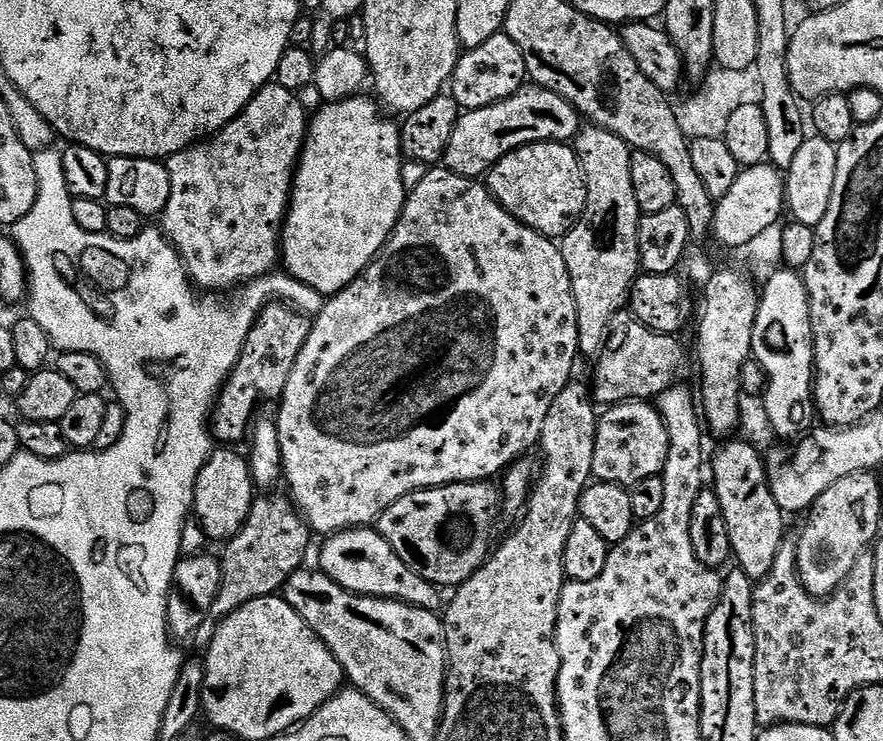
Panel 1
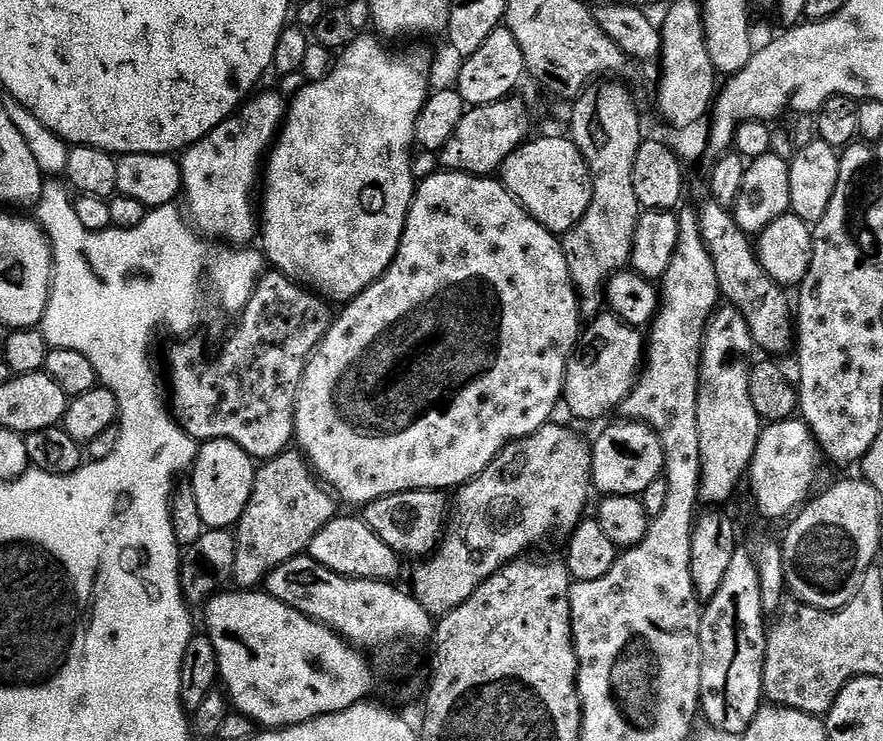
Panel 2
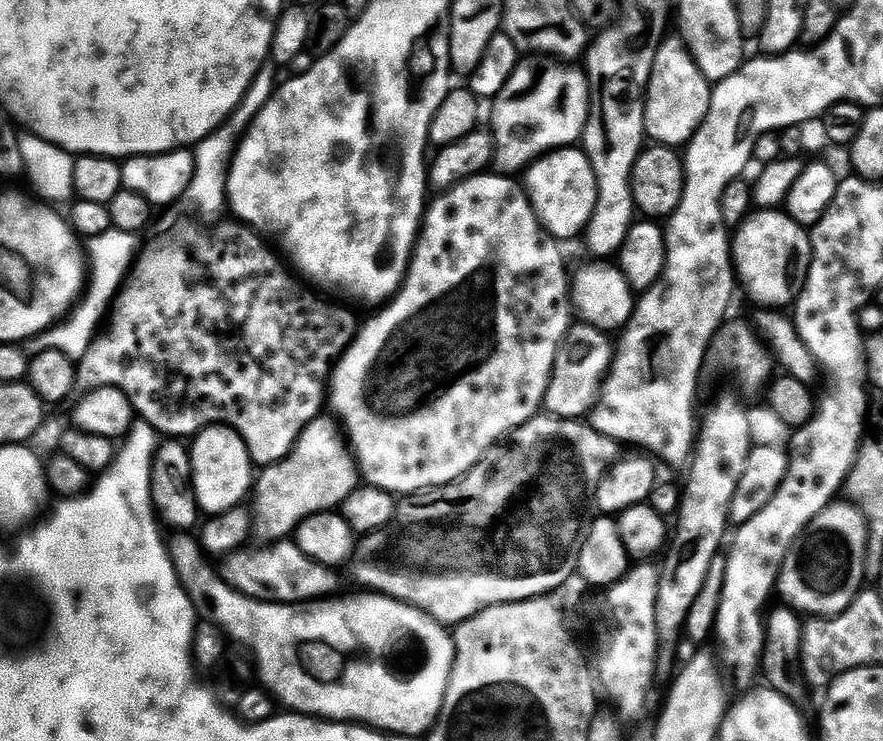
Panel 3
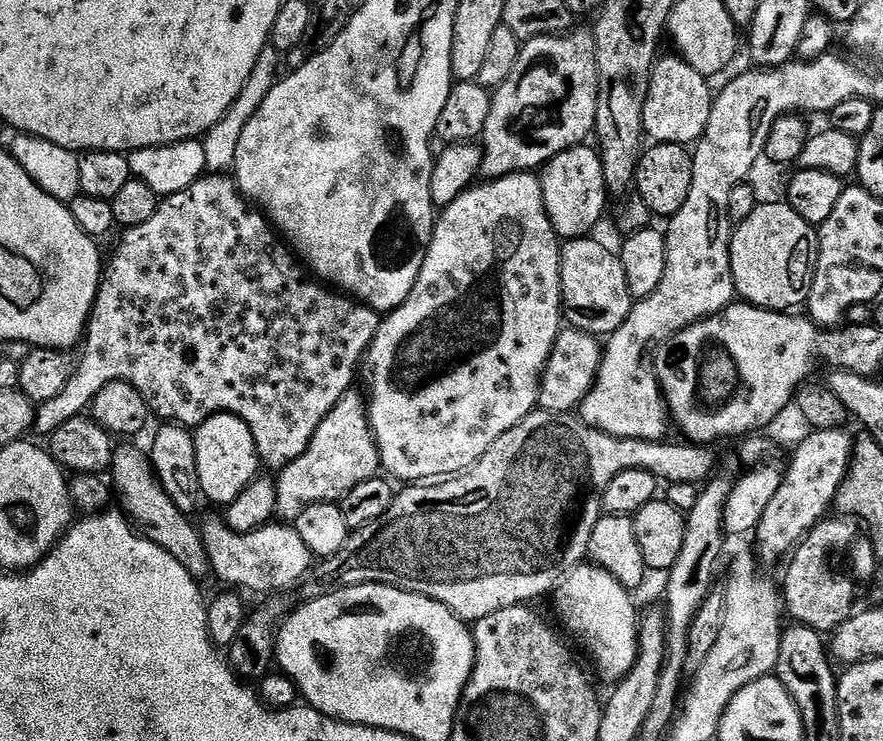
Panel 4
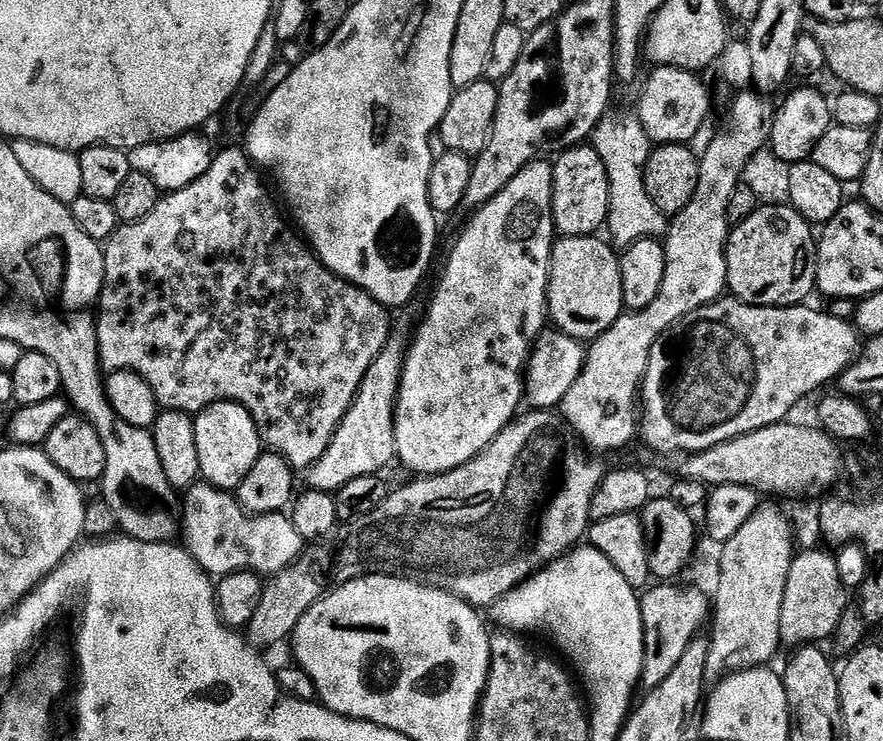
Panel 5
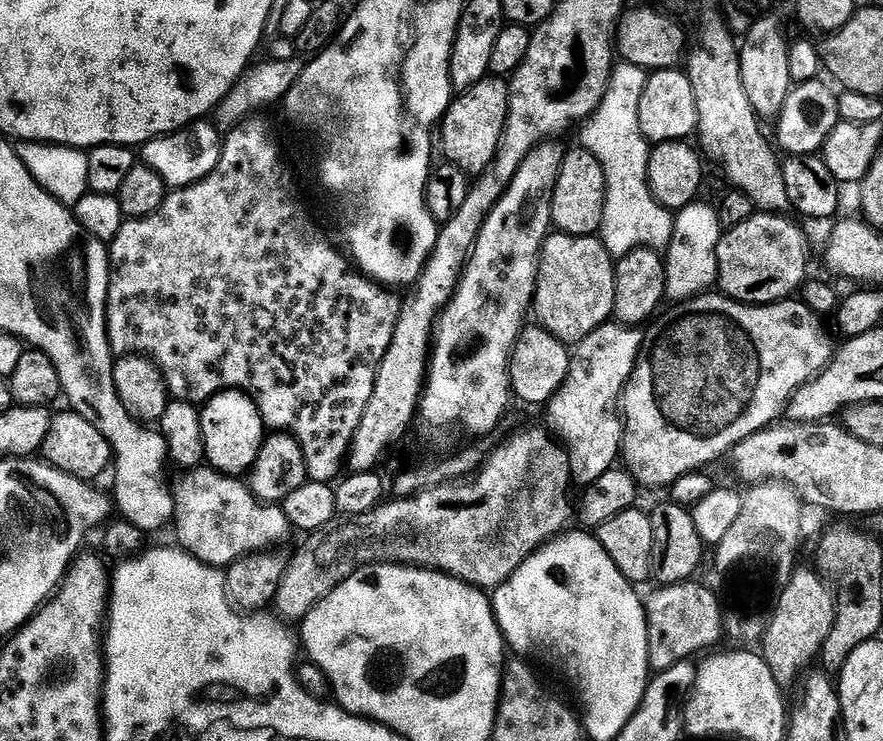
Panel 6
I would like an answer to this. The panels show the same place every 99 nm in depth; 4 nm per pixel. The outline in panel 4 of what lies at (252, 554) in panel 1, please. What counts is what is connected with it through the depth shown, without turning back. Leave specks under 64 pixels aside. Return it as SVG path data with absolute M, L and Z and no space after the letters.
M361 405L352 407L350 412L341 412L341 410L342 408L338 406L333 408L330 416L326 417L318 427L307 451L281 469L279 473L281 476L276 480L277 517L292 522L306 506L343 501L350 490L366 480L373 479L379 473L381 467L379 449L371 433L367 413Z

